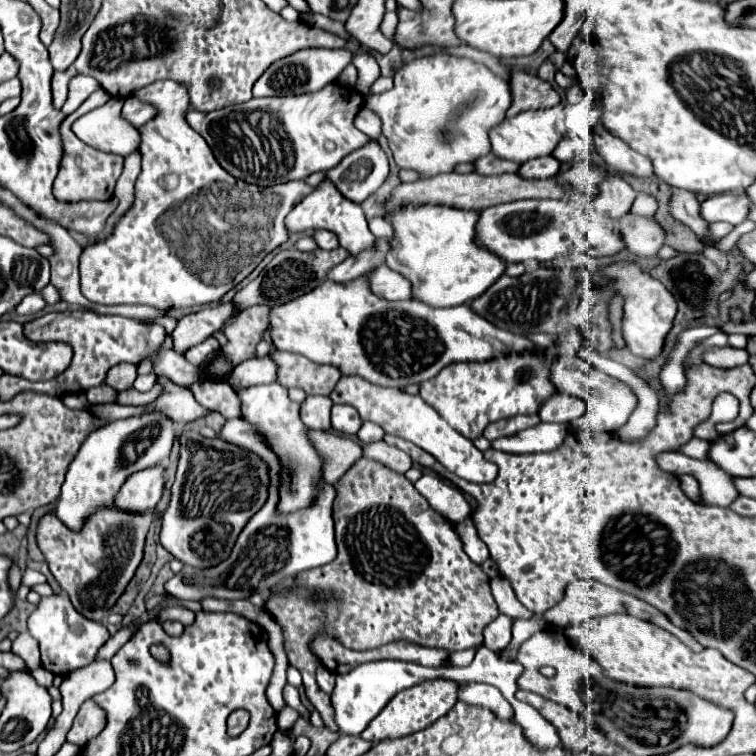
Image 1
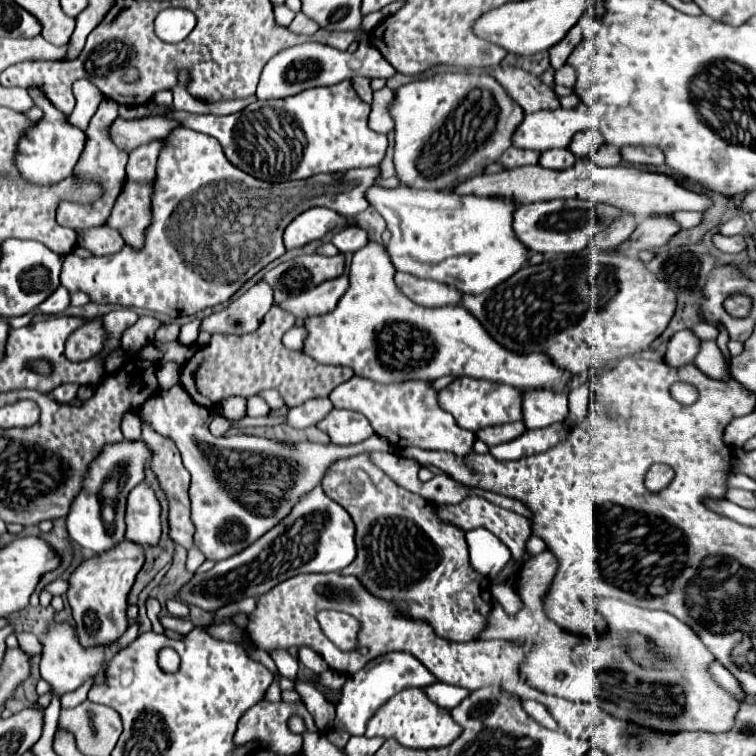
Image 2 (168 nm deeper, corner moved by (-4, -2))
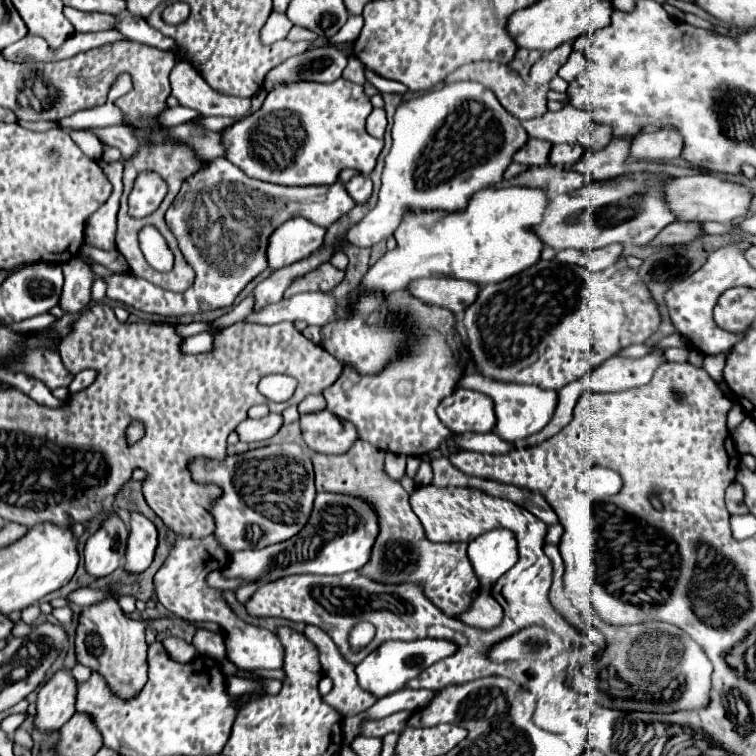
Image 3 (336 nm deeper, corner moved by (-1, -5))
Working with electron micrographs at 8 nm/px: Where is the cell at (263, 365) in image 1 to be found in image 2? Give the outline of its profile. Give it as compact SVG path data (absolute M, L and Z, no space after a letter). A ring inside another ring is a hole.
M227 397L223 403L221 403L221 409L223 409L223 415L227 419L239 419L245 415L245 403L247 399L245 397Z

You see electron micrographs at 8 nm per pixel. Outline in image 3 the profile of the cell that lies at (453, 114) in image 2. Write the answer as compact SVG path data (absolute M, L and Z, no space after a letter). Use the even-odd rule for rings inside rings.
M452 82L442 86L442 90L432 90L402 102L394 114L392 140L394 144L386 156L378 202L356 226L348 230L348 240L360 248L370 248L380 240L388 240L402 222L404 214L410 210L464 210L472 194L502 182L504 170L512 162L512 154L524 146L528 134L520 120L508 114L488 88L478 82Z

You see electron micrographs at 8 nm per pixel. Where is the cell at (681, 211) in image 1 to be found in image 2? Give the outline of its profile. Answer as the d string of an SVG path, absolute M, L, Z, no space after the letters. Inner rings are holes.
M721 233L713 235L713 243L715 247L719 247L719 251L723 253L741 253L745 249L745 241L741 235L733 235L733 237L723 237Z

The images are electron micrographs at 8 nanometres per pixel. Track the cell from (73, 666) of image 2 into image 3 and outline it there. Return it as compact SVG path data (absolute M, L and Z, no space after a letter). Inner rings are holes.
M56 672L38 692L34 728L42 734L58 732L74 716L76 680L66 672Z

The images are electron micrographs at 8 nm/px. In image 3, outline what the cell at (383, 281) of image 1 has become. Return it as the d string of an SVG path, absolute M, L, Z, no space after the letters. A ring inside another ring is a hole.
M420 278L412 280L408 290L426 304L442 306L458 314L476 300L480 286L472 286L472 282L460 282L456 278Z

